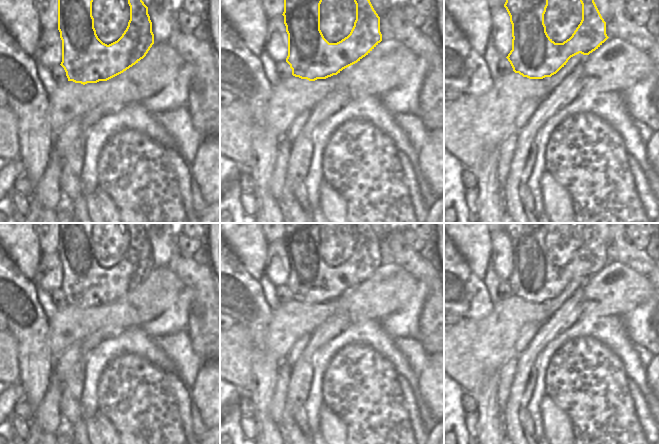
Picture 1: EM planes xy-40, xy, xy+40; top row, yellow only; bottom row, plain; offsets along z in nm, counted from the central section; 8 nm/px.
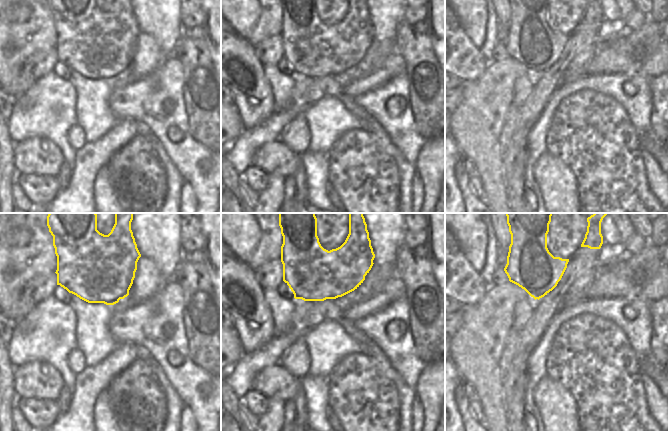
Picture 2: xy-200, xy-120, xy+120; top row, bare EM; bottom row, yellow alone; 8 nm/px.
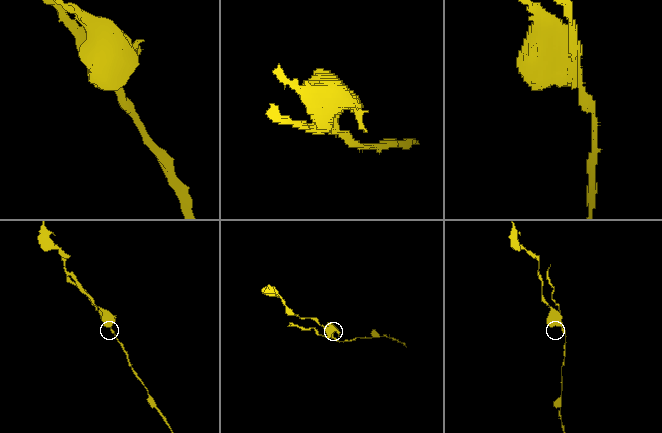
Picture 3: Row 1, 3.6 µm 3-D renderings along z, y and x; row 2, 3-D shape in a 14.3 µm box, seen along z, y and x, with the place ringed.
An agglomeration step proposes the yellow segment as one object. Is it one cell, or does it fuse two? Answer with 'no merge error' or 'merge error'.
merge error

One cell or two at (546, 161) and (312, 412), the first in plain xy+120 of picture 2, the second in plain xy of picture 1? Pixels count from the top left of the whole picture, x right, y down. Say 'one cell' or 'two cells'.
two cells

